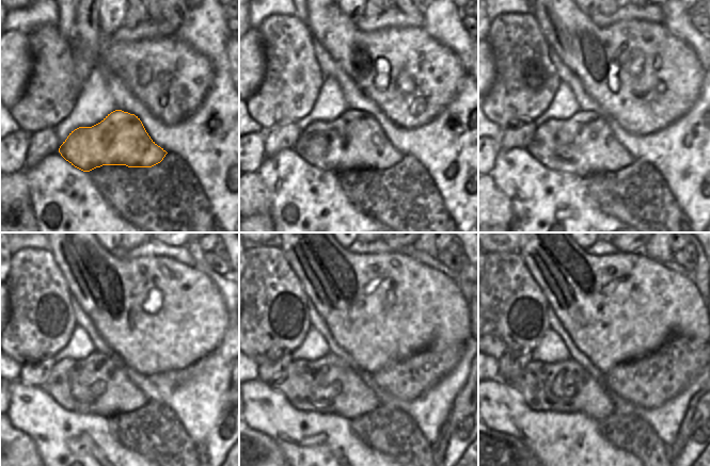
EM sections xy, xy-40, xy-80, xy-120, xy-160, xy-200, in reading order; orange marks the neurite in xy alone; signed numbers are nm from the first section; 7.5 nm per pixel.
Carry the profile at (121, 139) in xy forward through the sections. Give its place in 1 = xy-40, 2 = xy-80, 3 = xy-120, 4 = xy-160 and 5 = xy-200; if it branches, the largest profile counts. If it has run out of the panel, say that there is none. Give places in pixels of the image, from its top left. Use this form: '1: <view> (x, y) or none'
1: xy-40 (354, 141)
2: xy-80 (584, 144)
3: xy-120 (98, 385)
4: xy-160 (331, 386)
5: xy-200 (564, 387)

